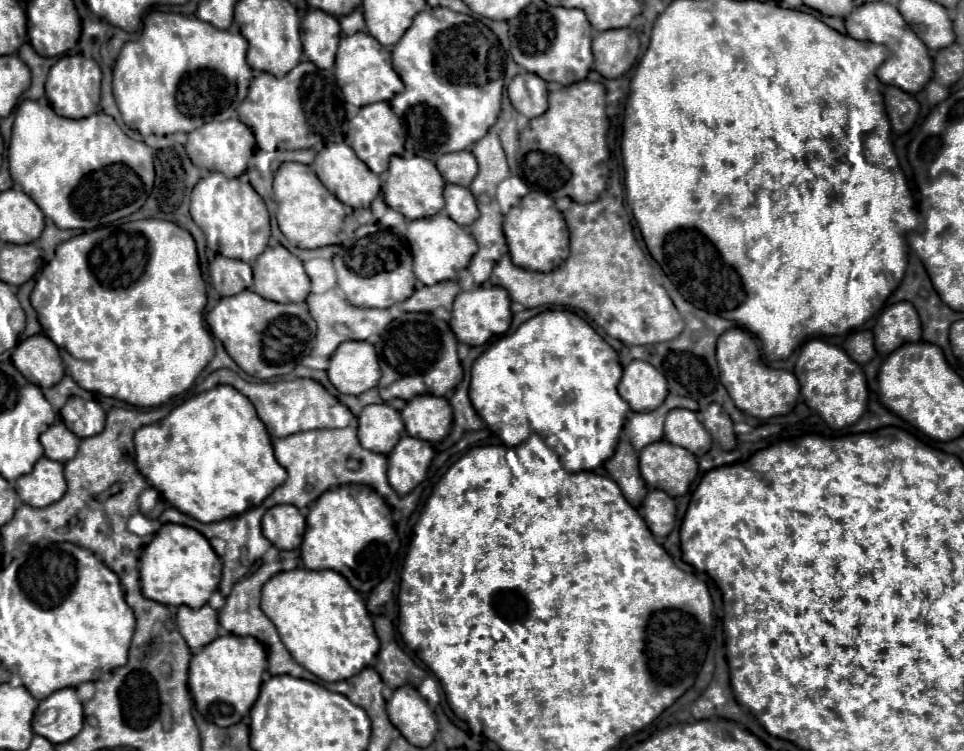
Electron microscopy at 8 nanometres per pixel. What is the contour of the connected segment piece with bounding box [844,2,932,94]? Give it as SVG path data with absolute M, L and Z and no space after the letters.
M866 2L866 4L858 6L854 12L850 12L844 22L846 22L848 36L852 36L856 40L876 42L890 50L888 60L876 72L882 84L890 84L908 94L916 94L930 82L932 58L928 54L928 48L924 48L924 42L908 28L908 24L900 16L896 6L892 6L888 2Z

